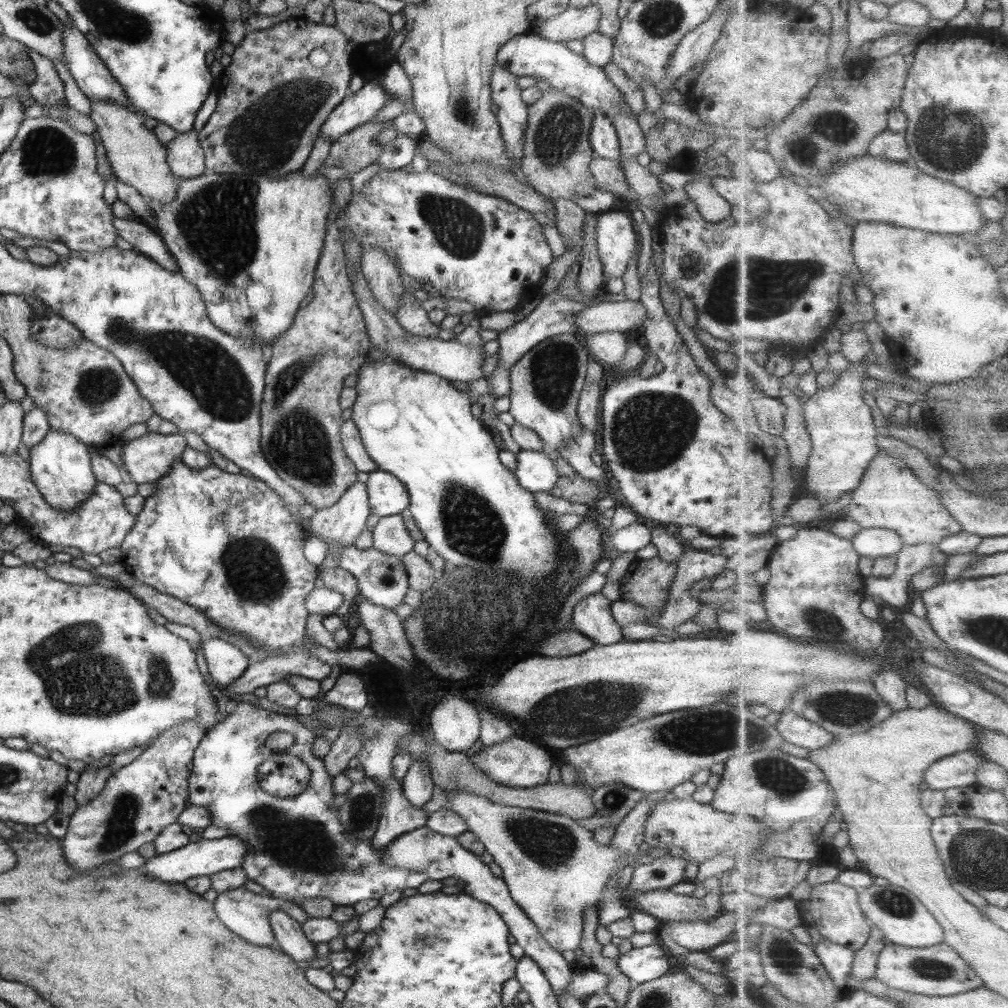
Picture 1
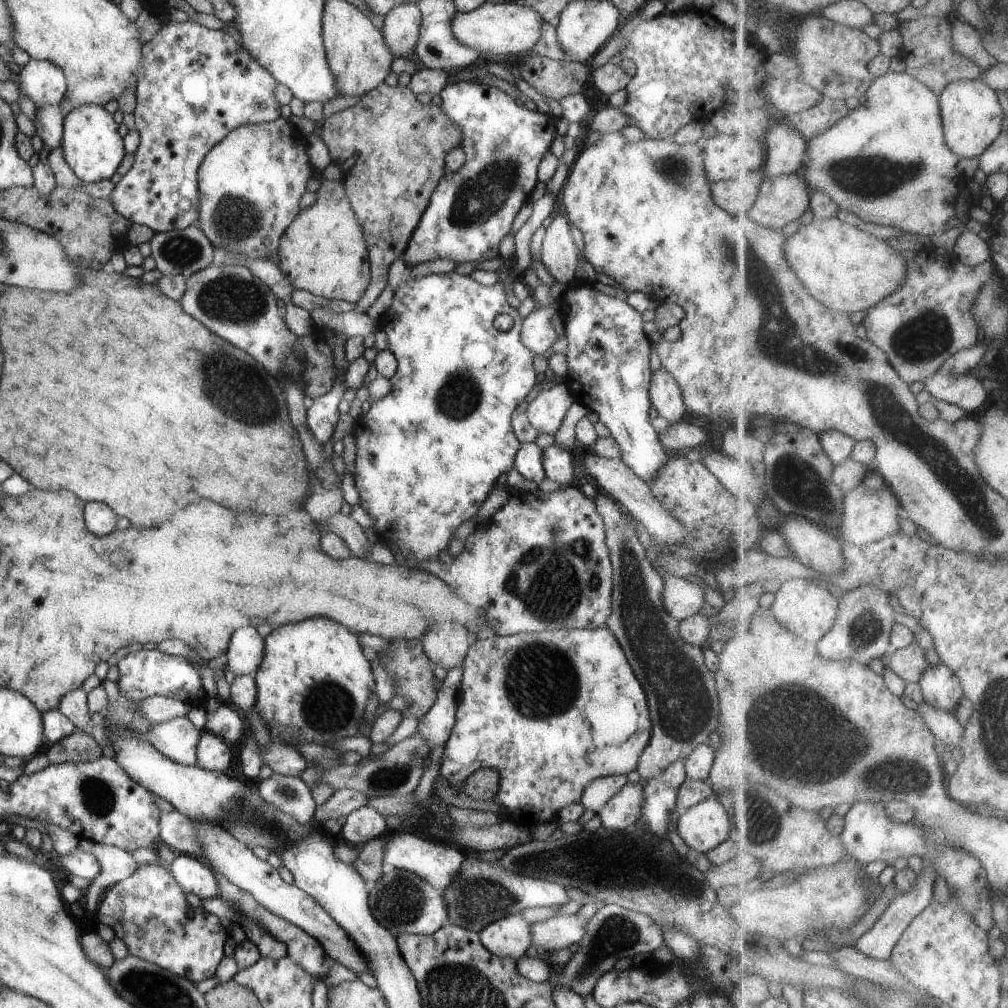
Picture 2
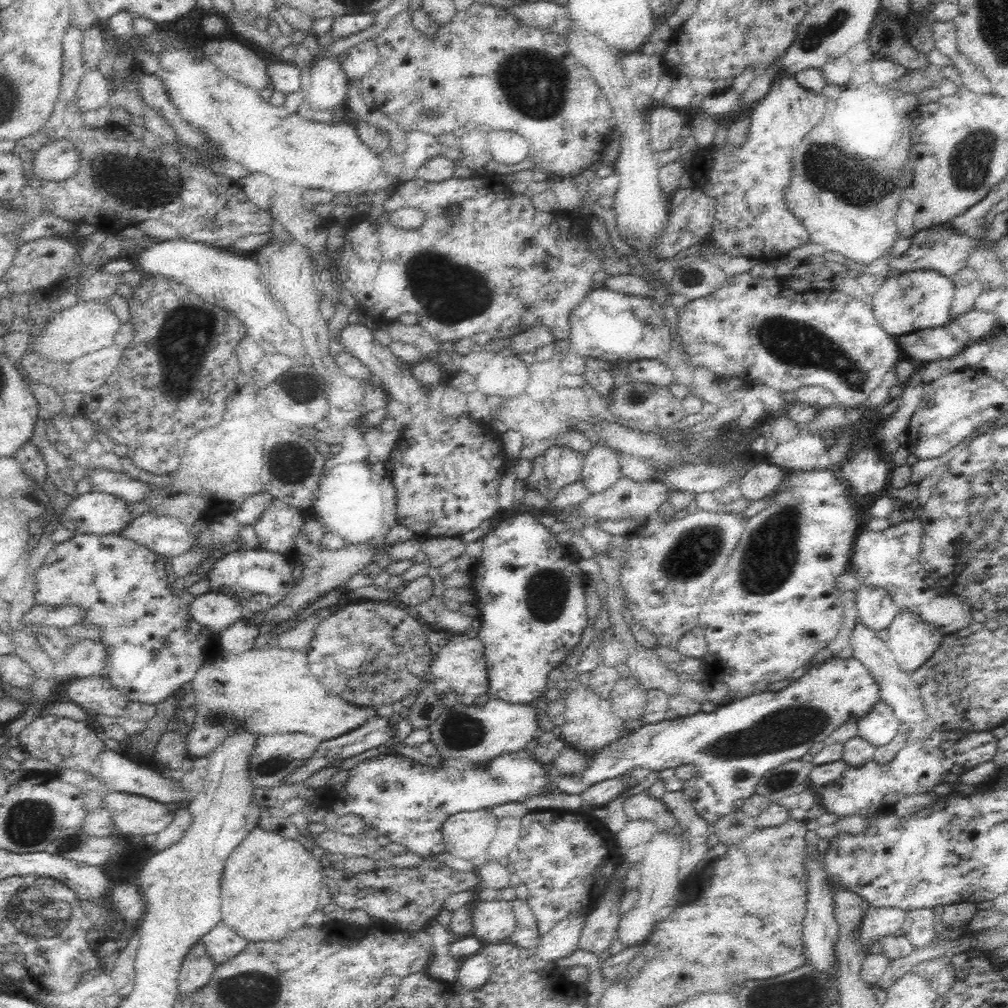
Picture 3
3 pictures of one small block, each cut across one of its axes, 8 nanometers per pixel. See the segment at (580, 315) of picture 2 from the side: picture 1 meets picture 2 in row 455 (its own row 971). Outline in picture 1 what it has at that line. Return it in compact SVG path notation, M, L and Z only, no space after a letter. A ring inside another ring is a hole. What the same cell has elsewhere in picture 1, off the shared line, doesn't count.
M660 940L619 955L617 965L634 985L656 980L670 968L667 952Z

